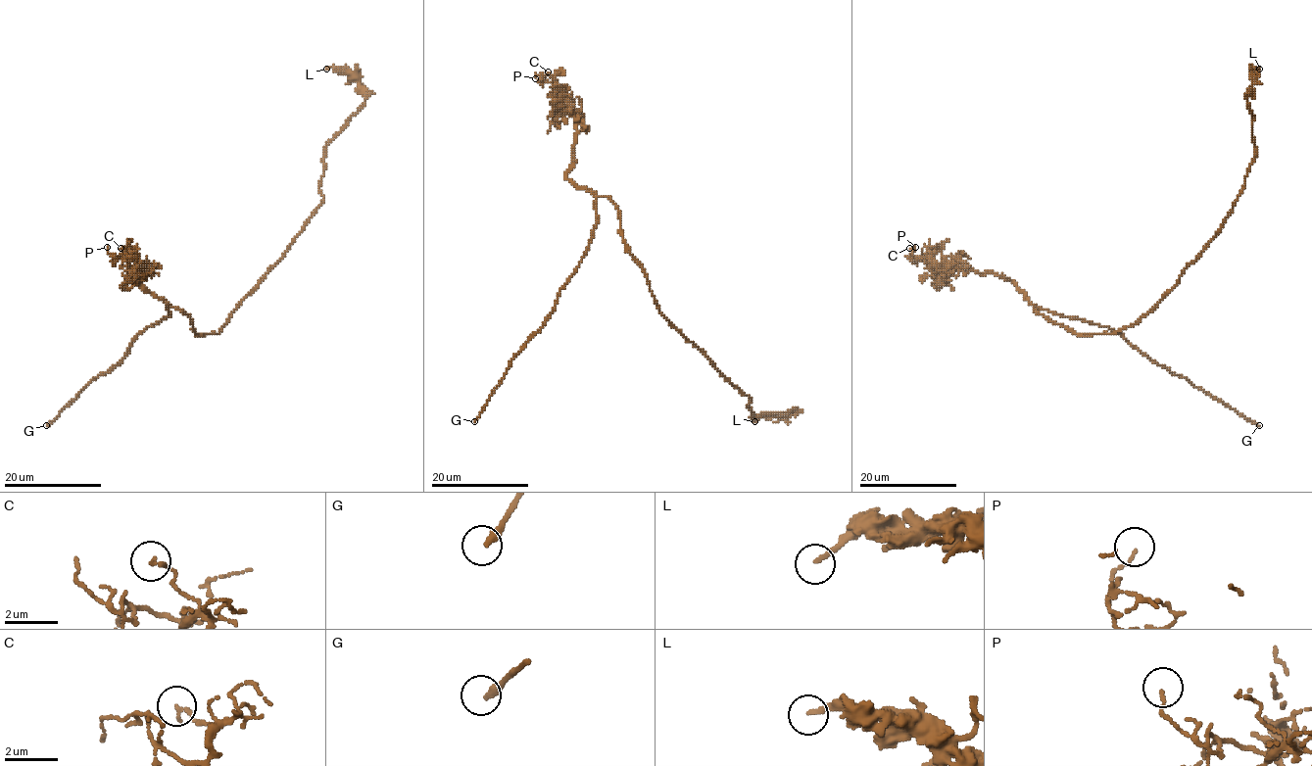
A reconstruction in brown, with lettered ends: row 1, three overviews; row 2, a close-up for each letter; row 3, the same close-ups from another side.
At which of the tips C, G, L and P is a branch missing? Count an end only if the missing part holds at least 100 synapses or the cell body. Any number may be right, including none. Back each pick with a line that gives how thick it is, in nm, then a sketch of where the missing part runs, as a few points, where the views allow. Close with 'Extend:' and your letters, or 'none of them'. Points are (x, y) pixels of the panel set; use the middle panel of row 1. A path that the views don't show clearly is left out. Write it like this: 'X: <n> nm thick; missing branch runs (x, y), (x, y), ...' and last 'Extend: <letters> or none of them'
G: 300 nm thick
Extend: G

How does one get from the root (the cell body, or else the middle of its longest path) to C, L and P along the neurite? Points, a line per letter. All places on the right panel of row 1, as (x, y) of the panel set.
C: (1109, 333), (1073, 333), (1041, 314), (1013, 282), (960, 265), (915, 259), (909, 248)
L: (1109, 333), (1136, 323), (1159, 302), (1235, 205), (1255, 157), (1245, 95), (1252, 69), (1259, 69)
P: (1109, 333), (1073, 333), (1041, 314), (1013, 282), (920, 259), (911, 253), (915, 247)

